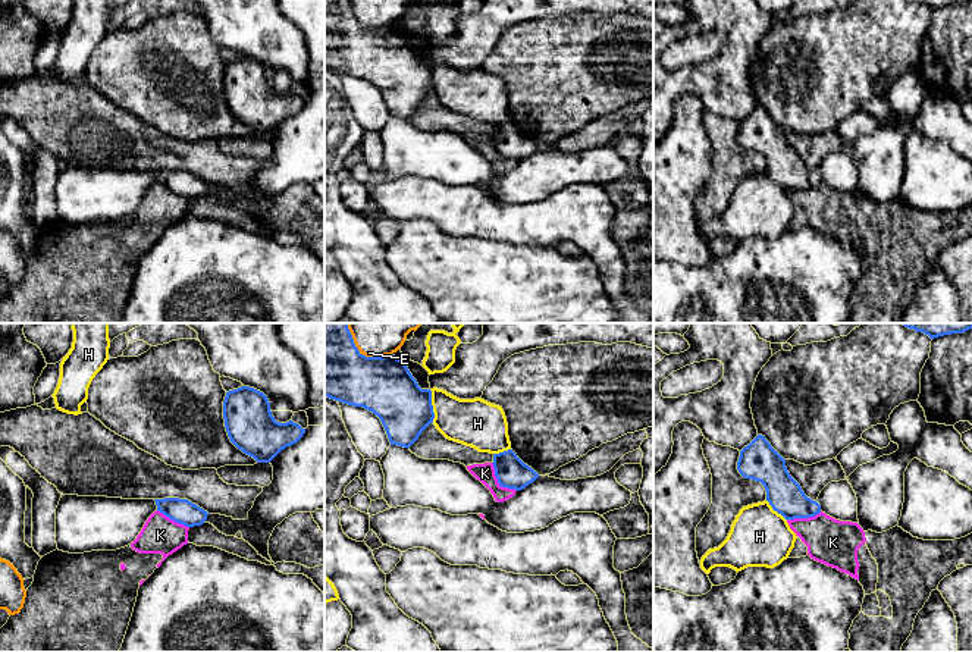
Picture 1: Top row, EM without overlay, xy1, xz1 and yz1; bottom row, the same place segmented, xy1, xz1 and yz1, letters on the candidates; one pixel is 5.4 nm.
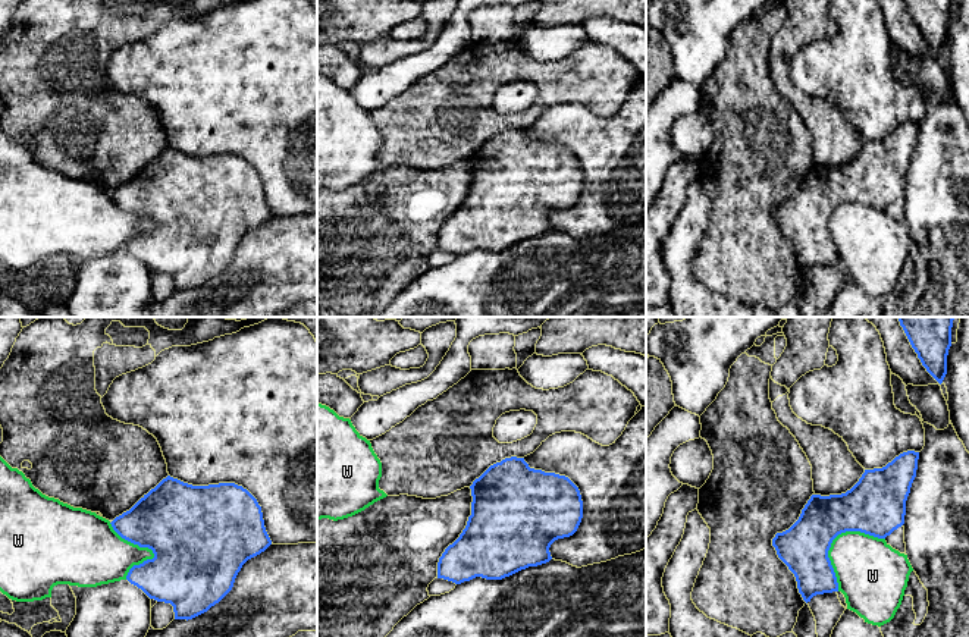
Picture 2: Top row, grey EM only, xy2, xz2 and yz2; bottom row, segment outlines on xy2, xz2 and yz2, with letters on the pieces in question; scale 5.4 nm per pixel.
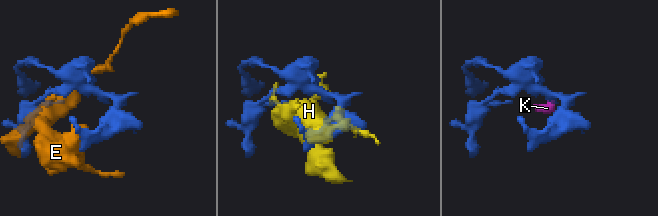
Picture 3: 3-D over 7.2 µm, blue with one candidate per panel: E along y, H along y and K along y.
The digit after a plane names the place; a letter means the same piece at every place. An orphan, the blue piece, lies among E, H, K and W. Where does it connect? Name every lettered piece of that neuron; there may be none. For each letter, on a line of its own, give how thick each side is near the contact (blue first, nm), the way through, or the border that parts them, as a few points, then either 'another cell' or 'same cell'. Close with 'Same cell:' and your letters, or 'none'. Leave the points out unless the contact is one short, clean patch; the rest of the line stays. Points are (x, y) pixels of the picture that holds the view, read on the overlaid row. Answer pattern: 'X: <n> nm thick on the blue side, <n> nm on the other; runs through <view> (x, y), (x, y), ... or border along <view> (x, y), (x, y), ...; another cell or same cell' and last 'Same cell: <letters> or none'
E: 380 nm thick on the blue side, 320 nm on the other; another cell
H: 300 nm thick on the blue side, 260 nm on the other; another cell
K: 170 nm thick on the blue side, 100 nm on the other; border along xz1 (491, 463), (497, 480), (502, 486), (516, 491); another cell
W: 280 nm thick on the blue side, 340 nm on the other; same cell
Same cell: W

